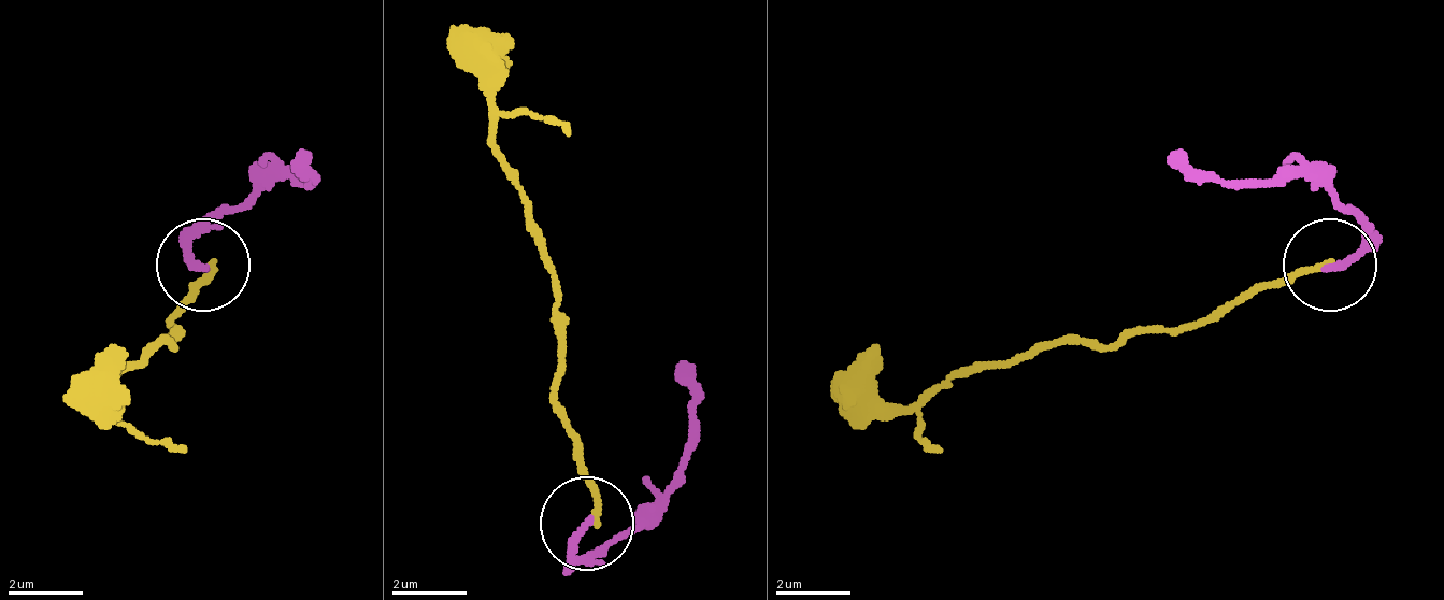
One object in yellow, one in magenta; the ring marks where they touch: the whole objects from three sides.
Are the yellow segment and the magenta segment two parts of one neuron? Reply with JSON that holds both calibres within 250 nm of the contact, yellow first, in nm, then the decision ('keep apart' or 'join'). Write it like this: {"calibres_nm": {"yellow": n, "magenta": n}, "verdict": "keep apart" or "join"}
{"calibres_nm": {"yellow": 180, "magenta": 200}, "verdict": "keep apart"}

